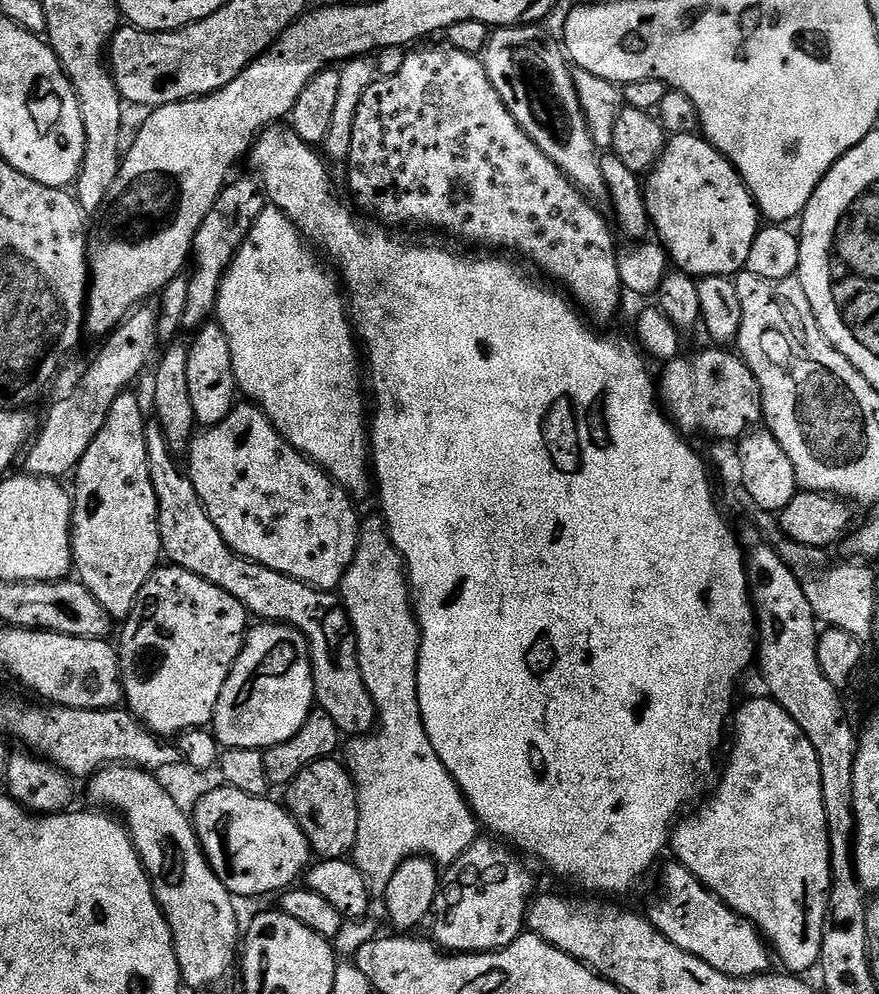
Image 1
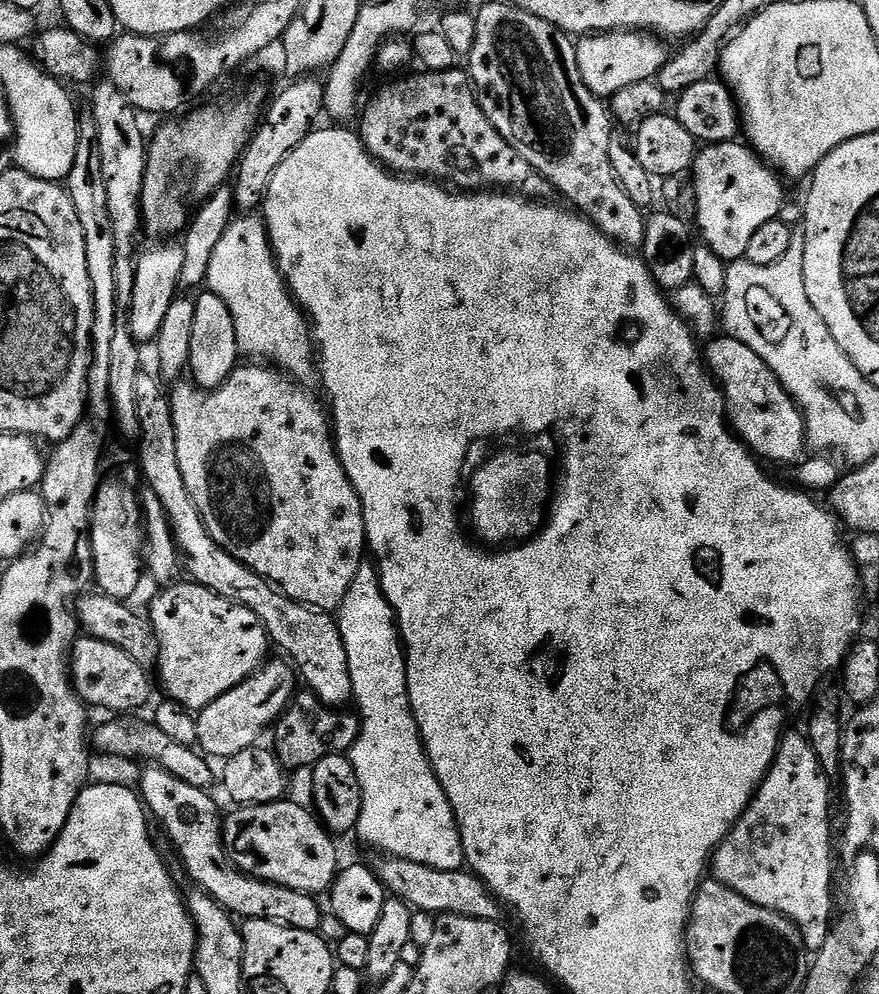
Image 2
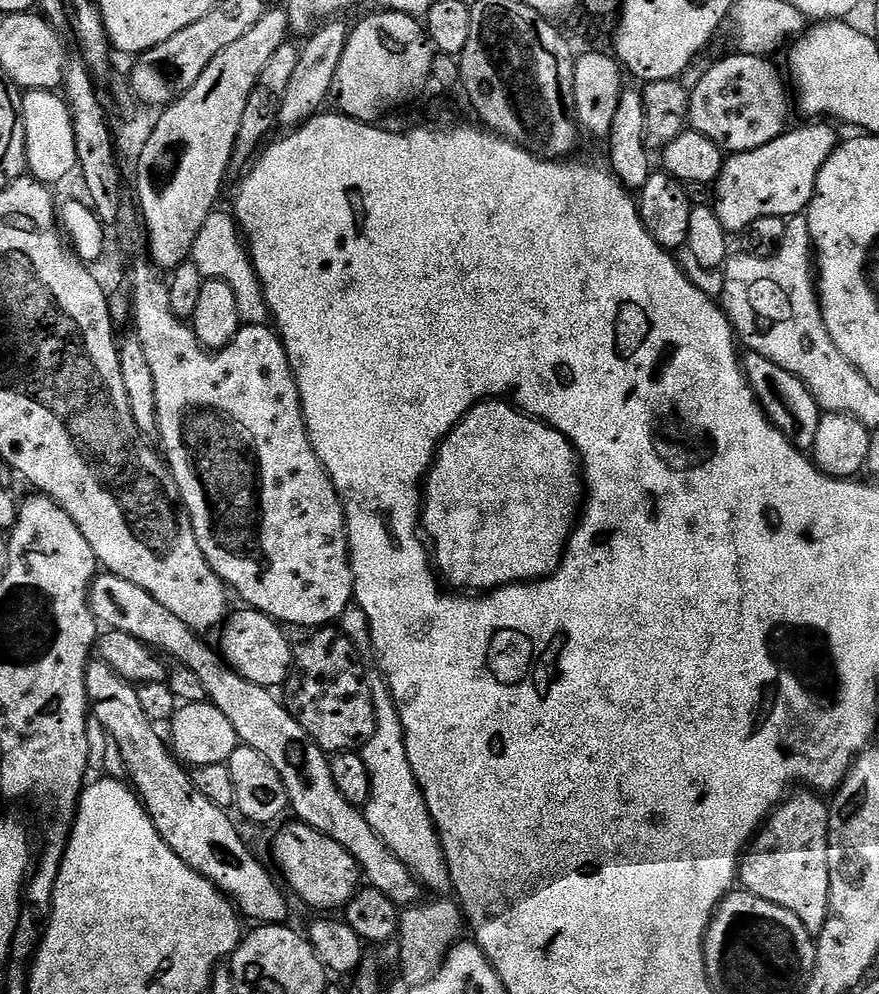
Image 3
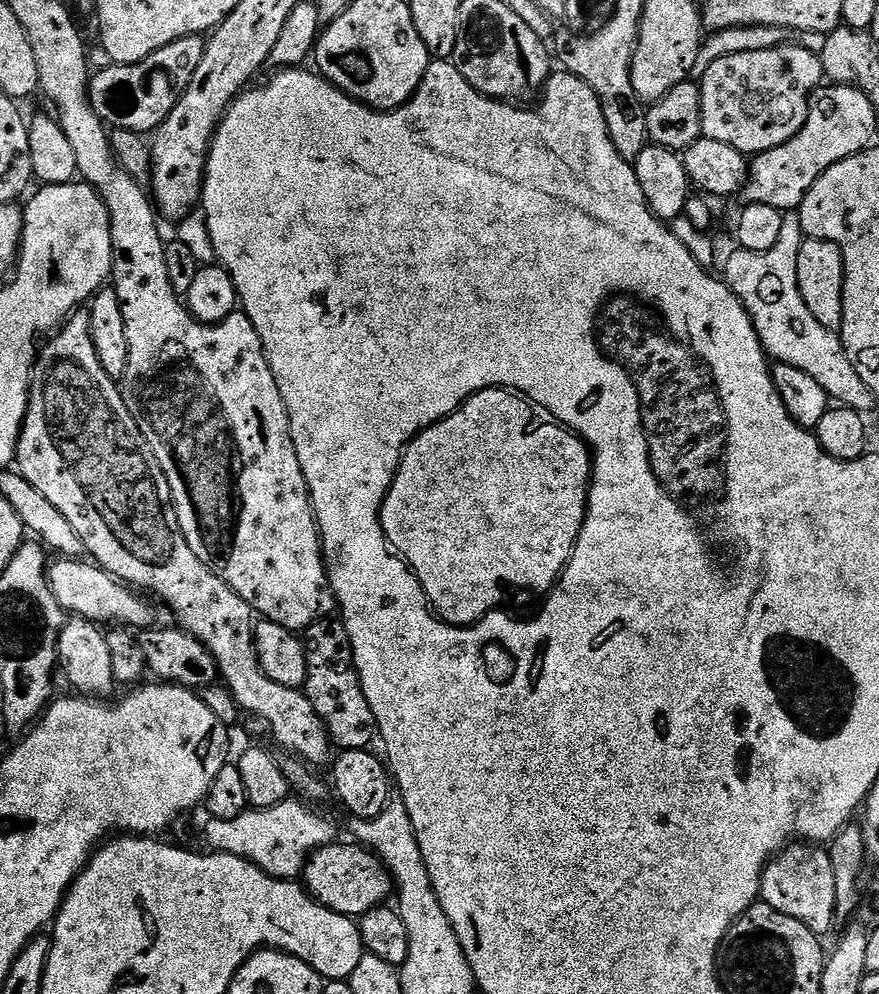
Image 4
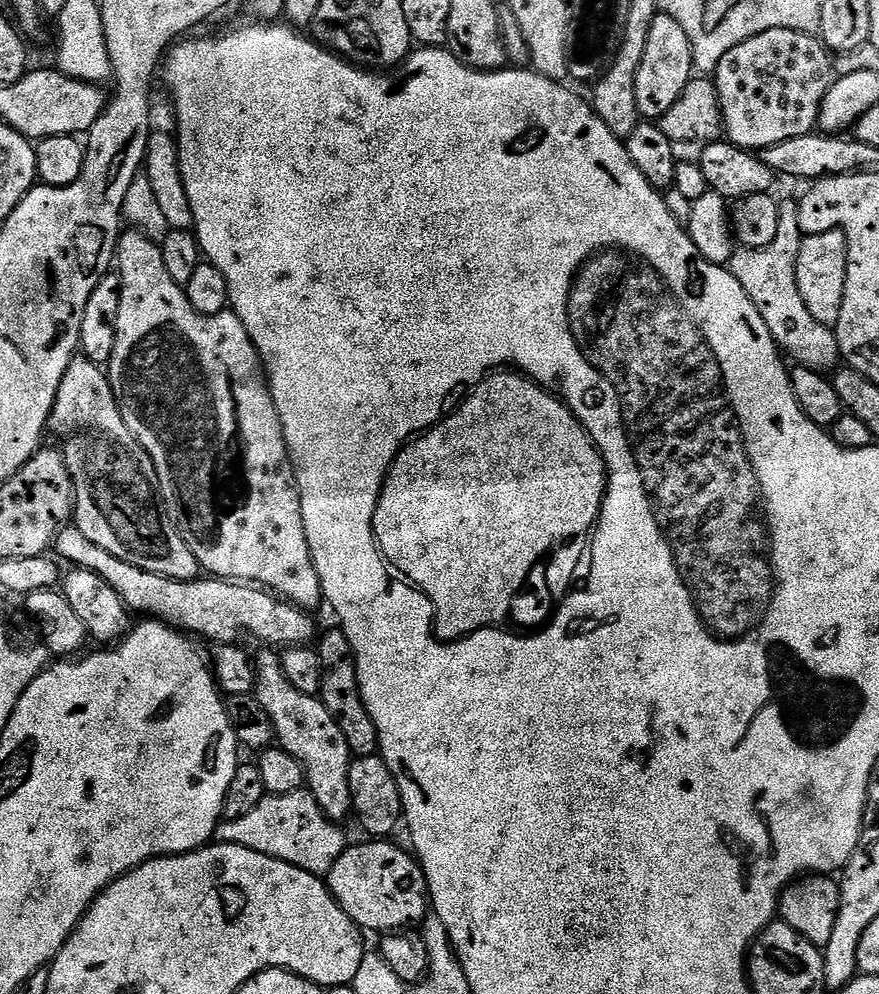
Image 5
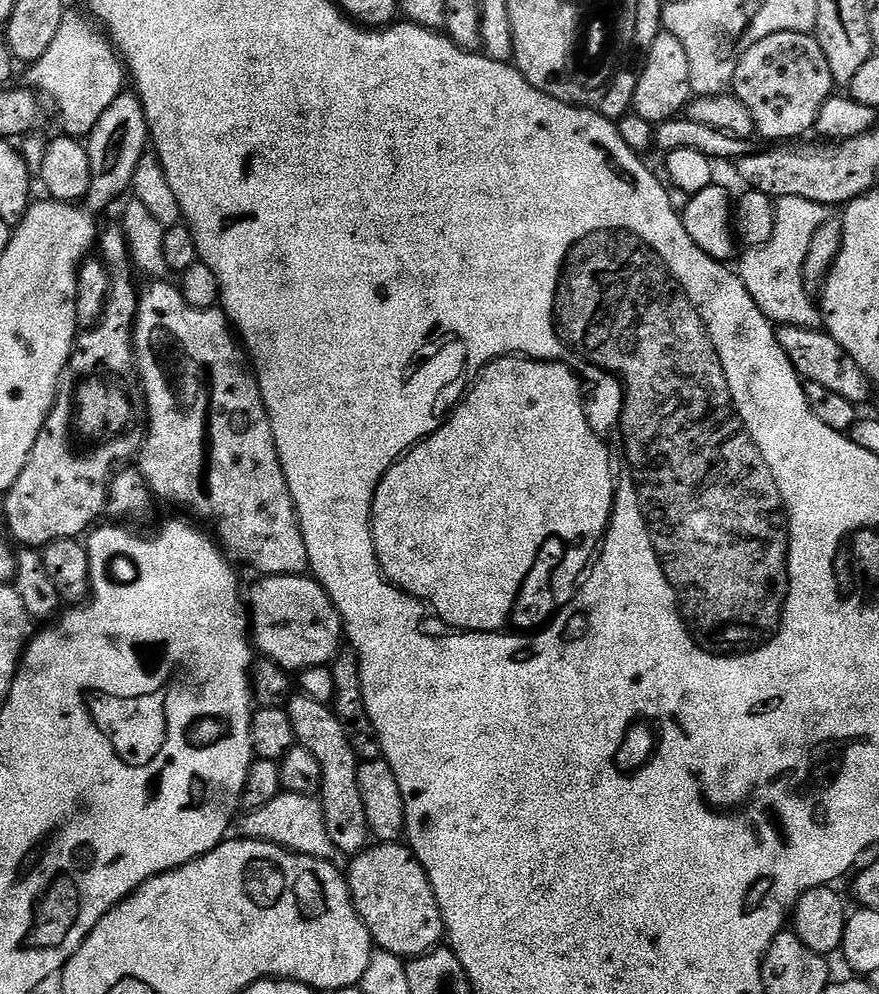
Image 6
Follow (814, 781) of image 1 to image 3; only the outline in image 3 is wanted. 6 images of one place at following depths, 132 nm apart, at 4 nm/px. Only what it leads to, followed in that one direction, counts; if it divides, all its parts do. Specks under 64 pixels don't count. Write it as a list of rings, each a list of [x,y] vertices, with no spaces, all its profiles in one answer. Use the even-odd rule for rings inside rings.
[[[800,790],[795,794],[789,795],[787,799],[781,803],[780,807],[768,817],[763,828],[756,833],[751,841],[750,847],[740,857],[740,870],[738,873],[739,883],[742,885],[743,891],[754,894],[758,898],[762,898],[766,902],[774,902],[774,906],[782,906],[782,910],[790,910],[790,914],[794,914],[794,918],[798,918],[798,922],[802,922],[802,926],[806,926],[806,930],[814,937],[819,937],[820,931],[826,926],[826,918],[828,917],[828,907],[830,906],[830,858],[828,857],[828,814],[829,805],[824,804],[819,795],[811,790]]]

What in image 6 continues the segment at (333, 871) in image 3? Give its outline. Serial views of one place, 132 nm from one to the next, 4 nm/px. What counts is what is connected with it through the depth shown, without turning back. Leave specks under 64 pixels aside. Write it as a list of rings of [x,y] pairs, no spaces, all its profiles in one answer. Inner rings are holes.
[[[400,842],[377,843],[375,846],[365,848],[357,856],[351,857],[349,864],[352,865],[346,868],[346,879],[352,895],[352,905],[356,907],[356,913],[367,926],[369,934],[372,935],[373,945],[377,949],[401,958],[425,956],[445,939],[444,919],[434,890],[430,886],[430,878],[411,848]]]

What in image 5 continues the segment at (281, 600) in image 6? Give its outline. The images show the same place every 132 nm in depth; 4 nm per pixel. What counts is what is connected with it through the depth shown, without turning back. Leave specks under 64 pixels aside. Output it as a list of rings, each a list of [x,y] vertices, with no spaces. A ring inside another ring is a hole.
[[[75,526],[61,528],[56,536],[54,552],[65,565],[94,570],[98,578],[110,582],[110,586],[118,590],[118,598],[122,598],[133,613],[144,612],[140,614],[162,620],[197,637],[209,636],[212,642],[236,642],[241,639],[239,636],[253,636],[264,643],[261,645],[283,650],[311,645],[318,636],[311,611],[289,604],[259,586],[223,578],[171,580],[150,570],[142,570],[130,562],[122,562],[122,558],[114,558],[110,550],[102,550],[102,546],[90,542],[90,538],[86,538],[86,534]]]

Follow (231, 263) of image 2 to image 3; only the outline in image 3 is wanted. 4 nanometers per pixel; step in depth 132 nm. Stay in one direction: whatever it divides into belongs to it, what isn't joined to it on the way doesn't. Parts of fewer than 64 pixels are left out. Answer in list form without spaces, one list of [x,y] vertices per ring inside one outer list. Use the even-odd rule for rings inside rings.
[[[214,210],[206,218],[202,230],[192,247],[191,263],[198,266],[205,280],[221,280],[234,290],[238,302],[238,314],[245,325],[264,324],[269,319],[268,306],[260,287],[260,279],[252,268],[252,258],[231,215]]]

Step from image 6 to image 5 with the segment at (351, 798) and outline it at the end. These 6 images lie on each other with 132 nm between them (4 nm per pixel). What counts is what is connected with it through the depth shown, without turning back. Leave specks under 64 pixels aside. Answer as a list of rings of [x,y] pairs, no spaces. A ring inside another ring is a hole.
[[[260,651],[264,652],[255,653],[254,656],[256,665],[254,695],[257,702],[262,706],[262,710],[266,710],[266,714],[270,714],[270,722],[276,731],[275,743],[282,750],[286,750],[286,754],[294,754],[294,758],[298,758],[298,762],[304,767],[306,788],[317,800],[317,804],[323,810],[326,818],[335,822],[343,822],[342,820],[346,819],[347,816],[349,819],[353,815],[353,811],[348,775],[354,757],[346,742],[346,734],[342,734],[342,730],[338,730],[338,722],[334,722],[334,718],[330,718],[330,710],[326,710],[326,706],[321,702],[319,696],[302,694],[302,690],[294,690],[294,686],[290,686],[290,678],[286,678],[286,674],[282,670],[279,651]]]

